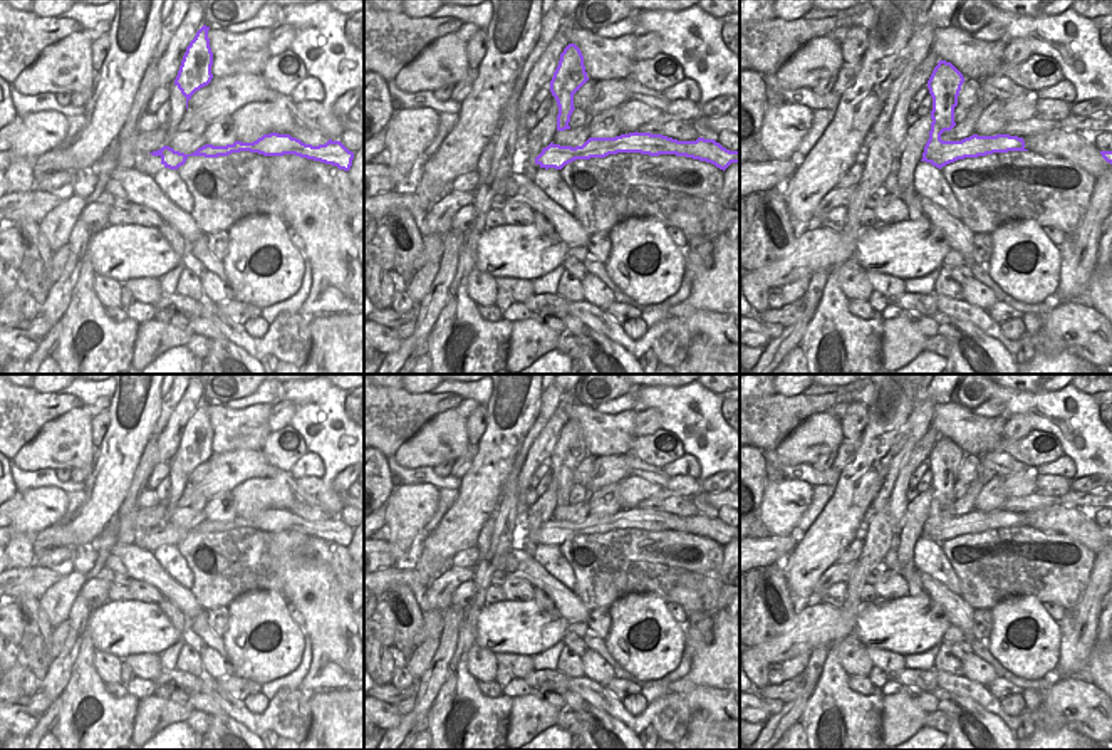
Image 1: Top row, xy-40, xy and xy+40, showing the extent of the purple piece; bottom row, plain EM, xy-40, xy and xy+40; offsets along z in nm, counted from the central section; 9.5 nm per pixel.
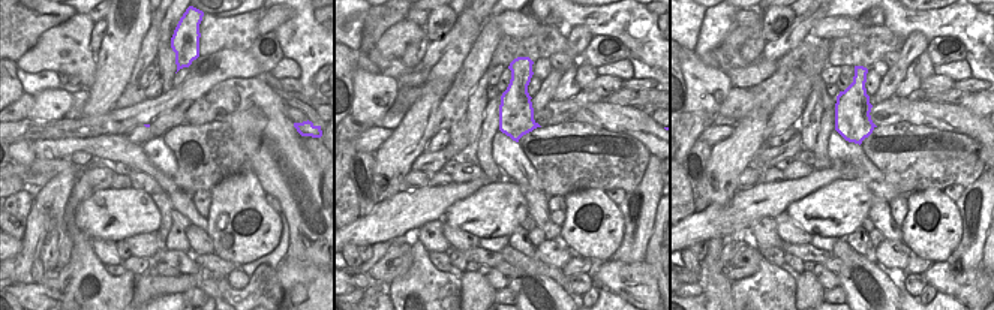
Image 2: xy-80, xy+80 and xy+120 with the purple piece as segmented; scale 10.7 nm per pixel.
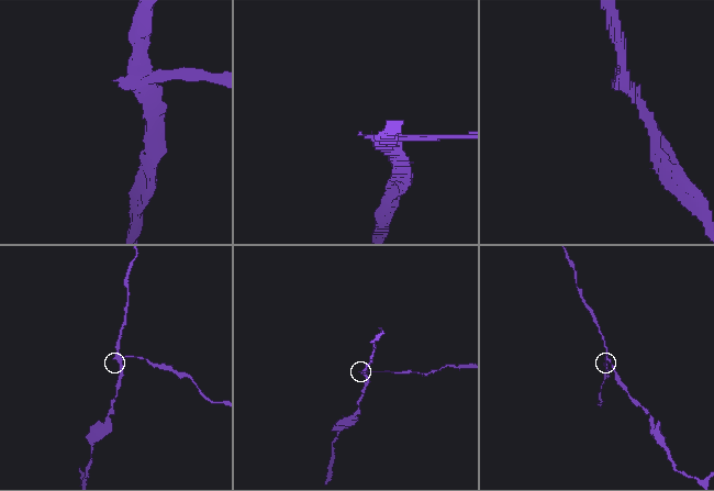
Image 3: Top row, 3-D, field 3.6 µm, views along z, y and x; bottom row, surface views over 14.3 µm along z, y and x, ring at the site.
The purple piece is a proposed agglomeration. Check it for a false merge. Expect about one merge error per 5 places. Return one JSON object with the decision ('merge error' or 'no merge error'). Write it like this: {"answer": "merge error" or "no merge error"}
{"answer": "merge error"}

